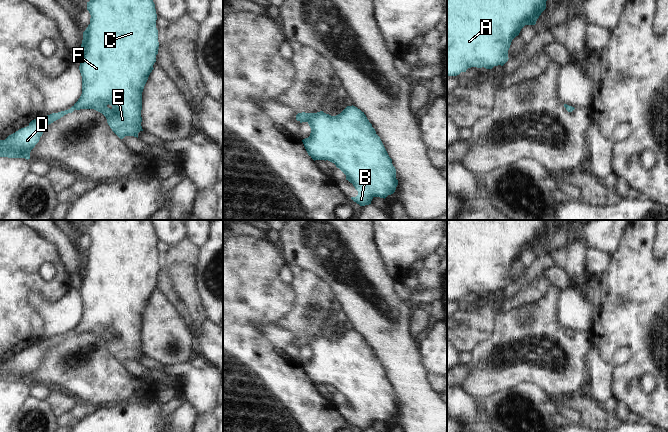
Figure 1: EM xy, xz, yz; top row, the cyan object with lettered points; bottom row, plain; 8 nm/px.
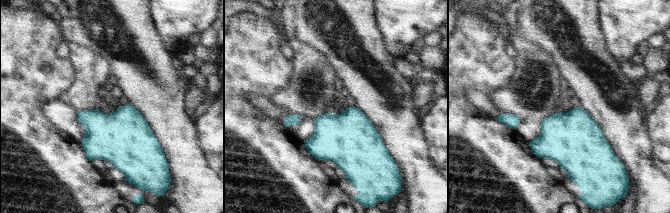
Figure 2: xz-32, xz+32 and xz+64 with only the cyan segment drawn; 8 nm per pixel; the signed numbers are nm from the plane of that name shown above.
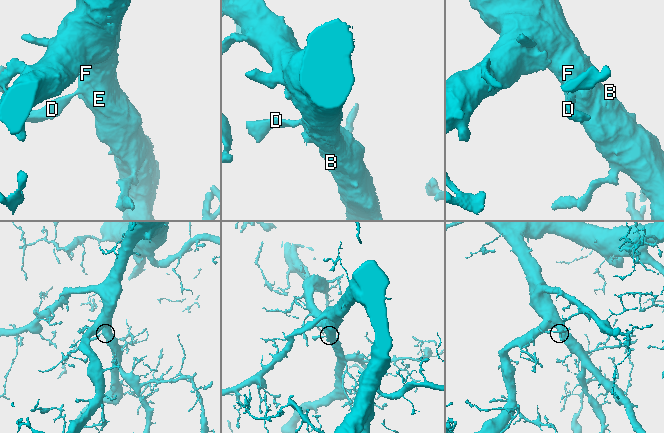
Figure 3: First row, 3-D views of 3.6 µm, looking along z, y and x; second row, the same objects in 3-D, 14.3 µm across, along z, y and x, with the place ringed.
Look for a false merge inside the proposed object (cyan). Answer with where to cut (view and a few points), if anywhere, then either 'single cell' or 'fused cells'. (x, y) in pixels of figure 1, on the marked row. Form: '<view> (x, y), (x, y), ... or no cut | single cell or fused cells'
no cut | single cell

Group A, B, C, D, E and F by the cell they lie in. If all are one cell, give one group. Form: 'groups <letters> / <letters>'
groups A B C D E F

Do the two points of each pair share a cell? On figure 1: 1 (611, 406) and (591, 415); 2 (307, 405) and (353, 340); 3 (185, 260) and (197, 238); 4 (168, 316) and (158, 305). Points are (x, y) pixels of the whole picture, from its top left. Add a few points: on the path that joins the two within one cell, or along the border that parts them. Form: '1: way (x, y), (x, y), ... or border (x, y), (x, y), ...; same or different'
1: border (599, 404), (616, 416); different
2: border (301, 365), (307, 378), (314, 385); different
3: border (186, 237), (199, 248); different
4: way (165, 313), (160, 308); same

